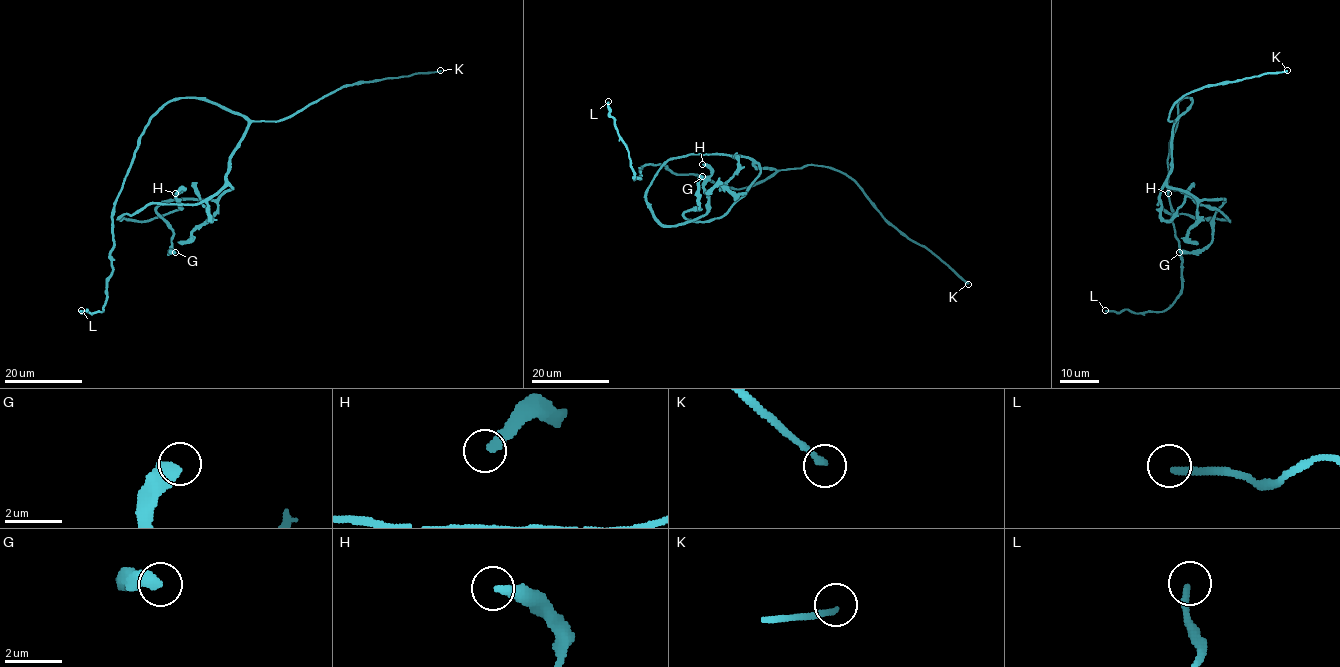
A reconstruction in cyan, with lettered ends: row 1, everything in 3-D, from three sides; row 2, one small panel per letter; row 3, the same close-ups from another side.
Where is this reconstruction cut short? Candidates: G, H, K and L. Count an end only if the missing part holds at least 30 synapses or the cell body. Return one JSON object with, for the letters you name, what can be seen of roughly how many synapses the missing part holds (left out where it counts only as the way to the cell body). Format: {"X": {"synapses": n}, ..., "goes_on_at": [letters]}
{"K": {"synapses": 70}, "goes_on_at": ["K"]}

